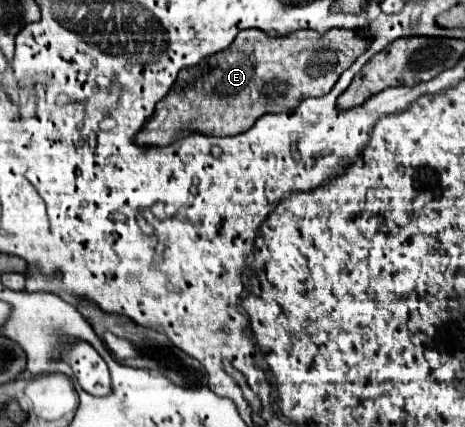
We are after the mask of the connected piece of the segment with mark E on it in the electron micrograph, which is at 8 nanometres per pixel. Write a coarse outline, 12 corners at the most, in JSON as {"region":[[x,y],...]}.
{"region":[[242,31],[136,141],[244,133],[330,93],[370,37]]}

